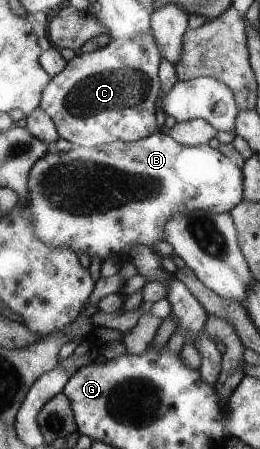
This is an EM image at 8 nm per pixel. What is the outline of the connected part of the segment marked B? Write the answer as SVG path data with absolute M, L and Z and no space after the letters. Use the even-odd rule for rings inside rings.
M155 130L151 135L140 138L136 141L125 142L116 140L107 144L102 144L96 147L84 147L74 145L68 151L57 151L51 148L47 153L43 154L40 159L31 165L28 170L27 191L24 192L23 200L19 200L21 206L27 207L27 212L30 213L30 221L32 224L35 236L43 242L52 244L56 247L65 247L71 249L78 254L85 254L89 258L92 265L98 265L107 259L107 256L116 255L127 260L127 252L137 245L151 247L154 242L163 241L162 231L166 221L170 215L183 213L186 210L203 210L210 213L224 213L233 208L234 204L240 202L243 196L242 180L243 173L239 166L234 166L229 162L230 158L223 156L217 149L209 147L209 145L201 146L182 146L175 142L170 136Z

